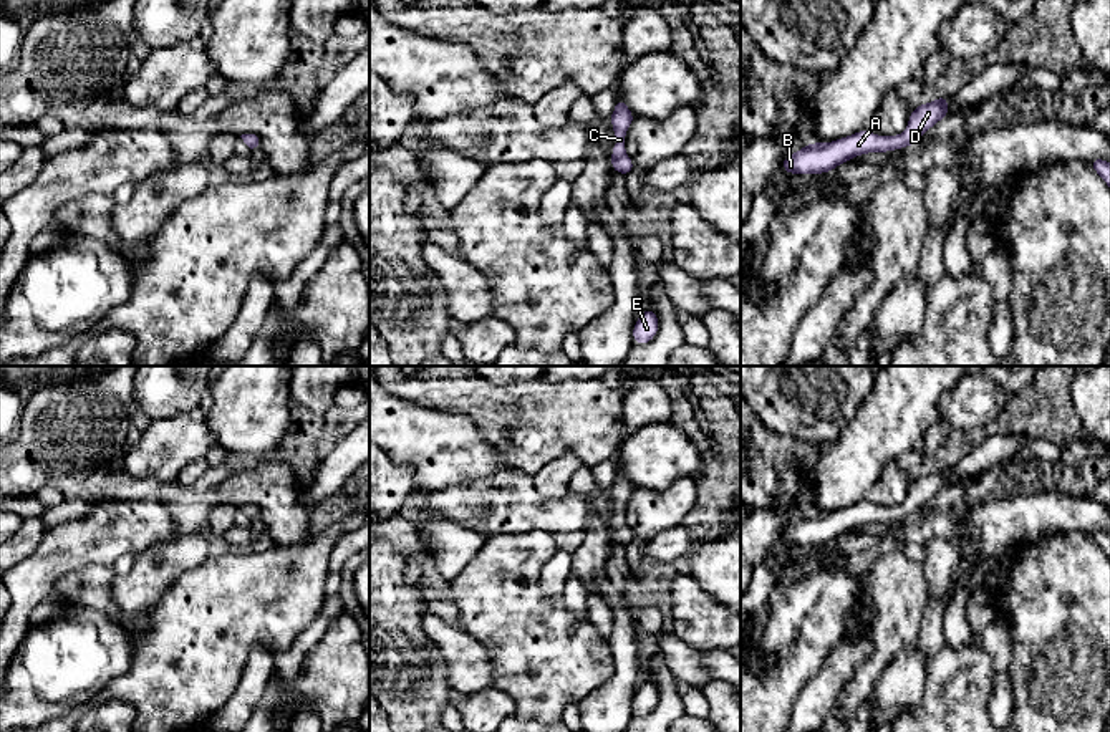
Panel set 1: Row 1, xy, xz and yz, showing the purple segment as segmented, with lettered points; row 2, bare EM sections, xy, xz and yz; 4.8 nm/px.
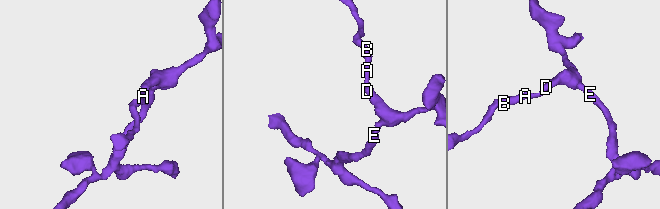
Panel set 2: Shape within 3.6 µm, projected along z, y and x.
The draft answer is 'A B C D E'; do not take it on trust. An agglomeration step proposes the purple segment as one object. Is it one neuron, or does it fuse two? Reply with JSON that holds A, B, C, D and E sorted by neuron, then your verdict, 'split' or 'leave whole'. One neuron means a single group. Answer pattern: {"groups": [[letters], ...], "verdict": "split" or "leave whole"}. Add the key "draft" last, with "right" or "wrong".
{"groups": [["A", "B", "C", "D", "E"]], "verdict": "leave whole", "draft": "right"}

